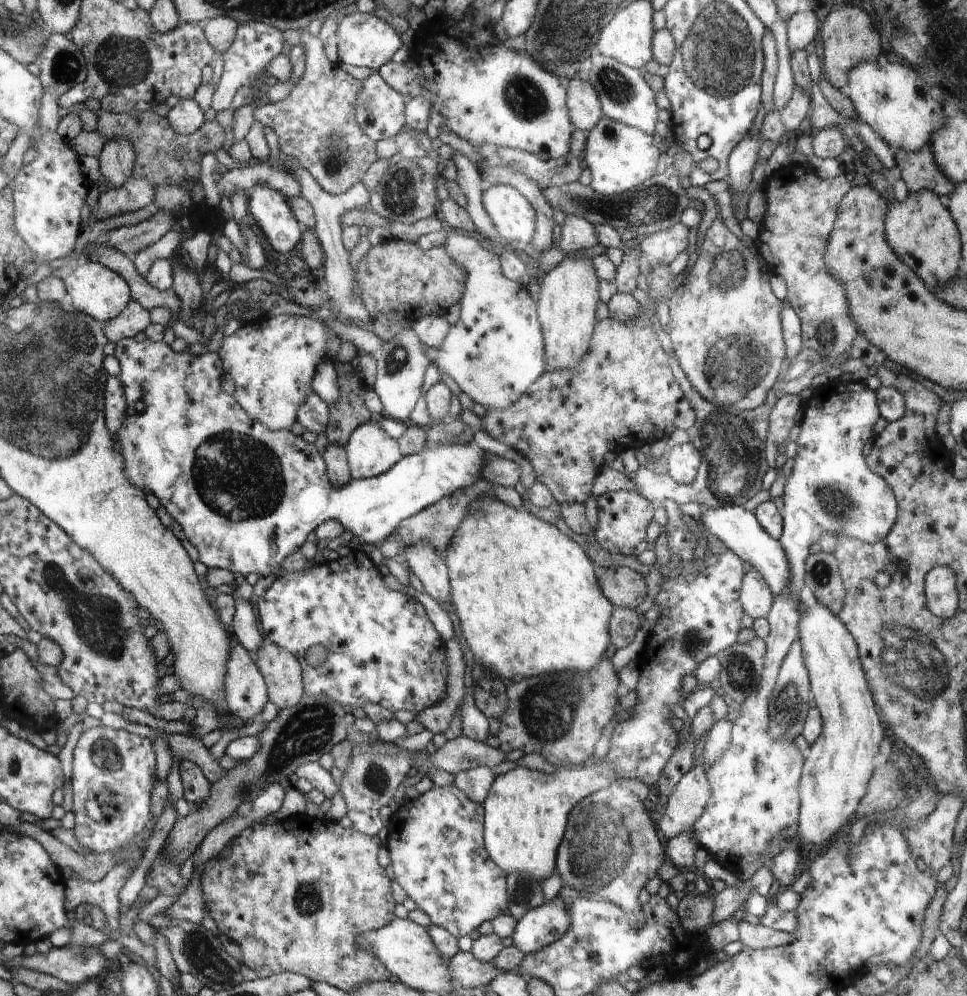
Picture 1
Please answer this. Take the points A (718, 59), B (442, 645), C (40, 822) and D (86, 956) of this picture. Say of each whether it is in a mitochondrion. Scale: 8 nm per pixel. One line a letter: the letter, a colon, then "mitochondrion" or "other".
A: mitochondrion
B: other
C: other
D: mitochondrion

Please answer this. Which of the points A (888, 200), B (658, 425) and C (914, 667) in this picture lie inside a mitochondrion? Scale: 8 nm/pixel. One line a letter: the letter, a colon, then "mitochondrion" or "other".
A: other
B: other
C: mitochondrion

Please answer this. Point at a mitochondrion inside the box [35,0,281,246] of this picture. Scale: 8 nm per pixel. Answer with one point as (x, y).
(122, 62)

